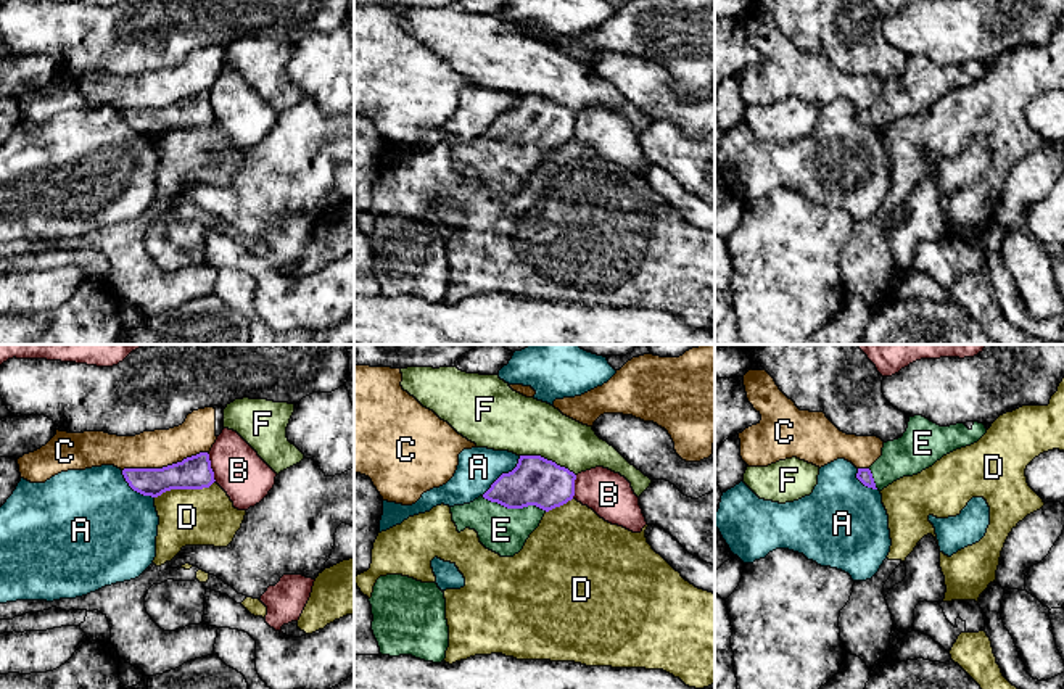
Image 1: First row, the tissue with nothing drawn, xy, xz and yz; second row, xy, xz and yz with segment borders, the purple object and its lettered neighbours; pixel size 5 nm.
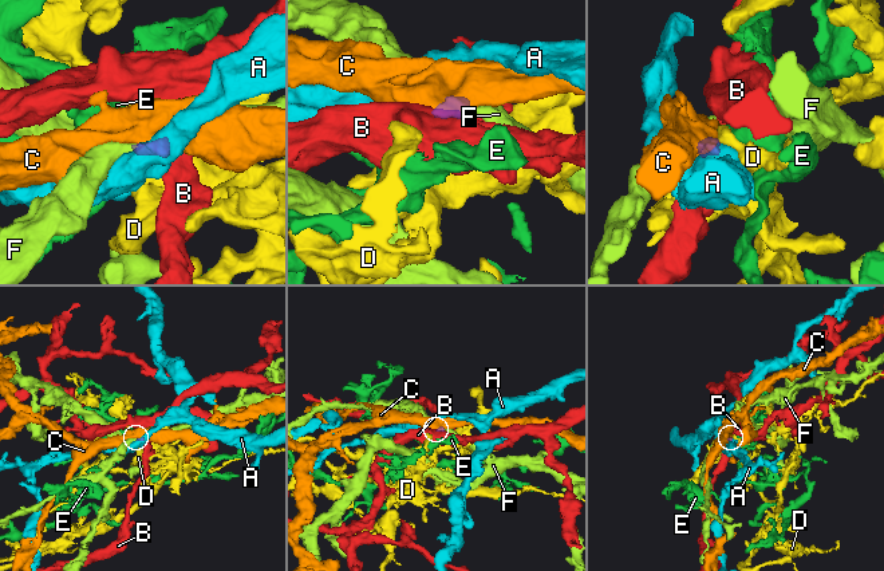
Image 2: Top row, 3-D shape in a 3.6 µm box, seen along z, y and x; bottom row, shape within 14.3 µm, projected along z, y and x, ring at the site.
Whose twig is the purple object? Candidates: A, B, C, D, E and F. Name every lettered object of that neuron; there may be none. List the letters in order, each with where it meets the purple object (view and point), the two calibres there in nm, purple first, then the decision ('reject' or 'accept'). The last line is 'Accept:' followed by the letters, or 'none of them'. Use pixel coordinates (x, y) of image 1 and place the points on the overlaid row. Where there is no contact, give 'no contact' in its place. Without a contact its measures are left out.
A: meets purple in xz at (503, 474); 240 nm thick on the purple side, 200 nm on the other; reject
B: meets purple in xy at (210, 467); 170 nm thick on the purple side, 240 nm on the other; reject
C: meets purple in xy at (164, 467); 170 nm thick on the purple side, 190 nm on the other; reject
D: meets purple in xy at (184, 488); 170 nm thick on the purple side, 280 nm on the other; reject
E: meets purple in xz at (514, 507); 240 nm thick on the purple side, 220 nm on the other; accept
F: meets purple in xz at (546, 459); 240 nm thick on the purple side, 300 nm on the other; reject
Accept: E

